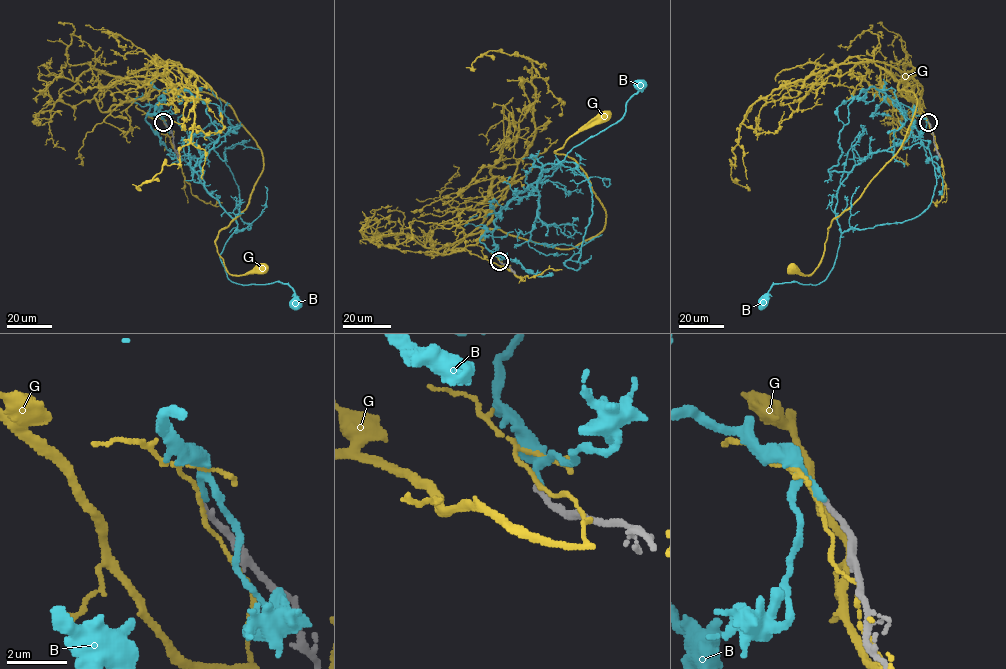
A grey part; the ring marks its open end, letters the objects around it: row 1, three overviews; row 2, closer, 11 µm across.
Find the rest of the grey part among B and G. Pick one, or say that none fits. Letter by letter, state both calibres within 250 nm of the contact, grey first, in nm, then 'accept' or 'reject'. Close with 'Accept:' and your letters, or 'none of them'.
B: 170/190 nm | reject
G: 170/100 nm | reject
Accept: none of them

